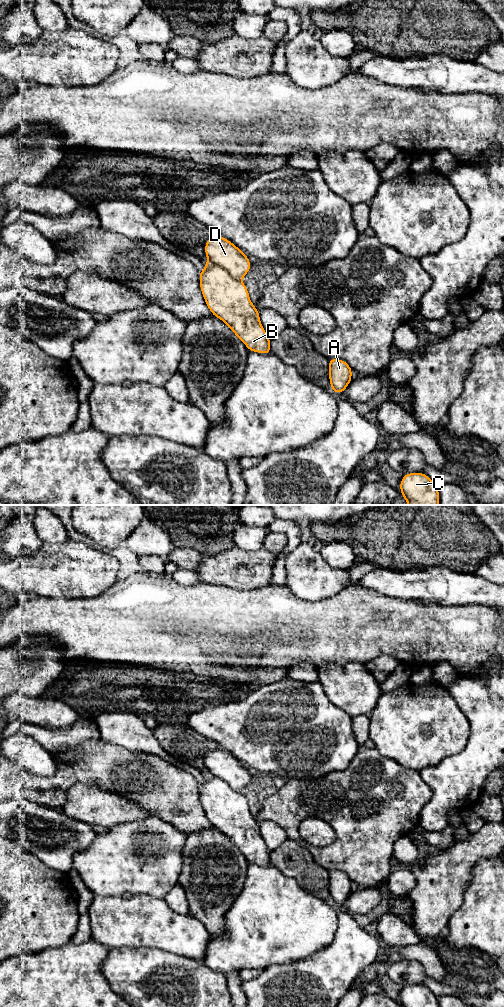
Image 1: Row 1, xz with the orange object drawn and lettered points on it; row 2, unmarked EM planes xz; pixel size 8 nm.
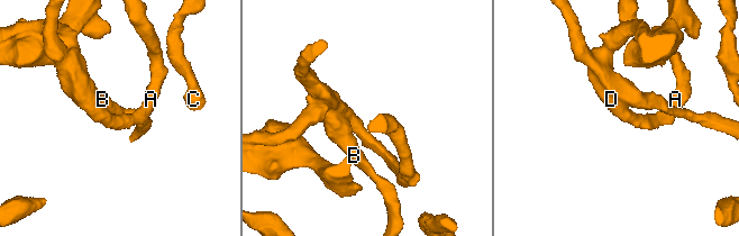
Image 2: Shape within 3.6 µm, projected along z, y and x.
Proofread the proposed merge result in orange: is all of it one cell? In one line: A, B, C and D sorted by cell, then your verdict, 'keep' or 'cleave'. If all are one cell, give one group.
A B C D; keep

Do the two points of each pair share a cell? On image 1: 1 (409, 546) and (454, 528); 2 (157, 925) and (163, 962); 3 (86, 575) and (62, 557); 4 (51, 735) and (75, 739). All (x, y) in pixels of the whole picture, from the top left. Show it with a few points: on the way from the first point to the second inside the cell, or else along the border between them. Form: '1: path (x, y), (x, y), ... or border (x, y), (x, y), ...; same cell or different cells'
1: path (420, 542), (436, 530), (443, 530); same cell
2: border (138, 947), (153, 947), (184, 956); different cells
3: path (80, 572), (76, 571), (68, 563); same cell
4: path (57, 738), (69, 738); same cell

